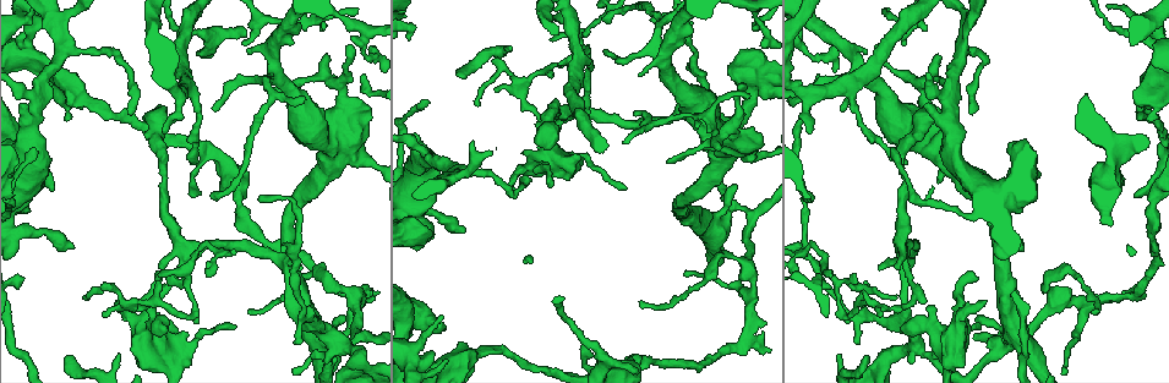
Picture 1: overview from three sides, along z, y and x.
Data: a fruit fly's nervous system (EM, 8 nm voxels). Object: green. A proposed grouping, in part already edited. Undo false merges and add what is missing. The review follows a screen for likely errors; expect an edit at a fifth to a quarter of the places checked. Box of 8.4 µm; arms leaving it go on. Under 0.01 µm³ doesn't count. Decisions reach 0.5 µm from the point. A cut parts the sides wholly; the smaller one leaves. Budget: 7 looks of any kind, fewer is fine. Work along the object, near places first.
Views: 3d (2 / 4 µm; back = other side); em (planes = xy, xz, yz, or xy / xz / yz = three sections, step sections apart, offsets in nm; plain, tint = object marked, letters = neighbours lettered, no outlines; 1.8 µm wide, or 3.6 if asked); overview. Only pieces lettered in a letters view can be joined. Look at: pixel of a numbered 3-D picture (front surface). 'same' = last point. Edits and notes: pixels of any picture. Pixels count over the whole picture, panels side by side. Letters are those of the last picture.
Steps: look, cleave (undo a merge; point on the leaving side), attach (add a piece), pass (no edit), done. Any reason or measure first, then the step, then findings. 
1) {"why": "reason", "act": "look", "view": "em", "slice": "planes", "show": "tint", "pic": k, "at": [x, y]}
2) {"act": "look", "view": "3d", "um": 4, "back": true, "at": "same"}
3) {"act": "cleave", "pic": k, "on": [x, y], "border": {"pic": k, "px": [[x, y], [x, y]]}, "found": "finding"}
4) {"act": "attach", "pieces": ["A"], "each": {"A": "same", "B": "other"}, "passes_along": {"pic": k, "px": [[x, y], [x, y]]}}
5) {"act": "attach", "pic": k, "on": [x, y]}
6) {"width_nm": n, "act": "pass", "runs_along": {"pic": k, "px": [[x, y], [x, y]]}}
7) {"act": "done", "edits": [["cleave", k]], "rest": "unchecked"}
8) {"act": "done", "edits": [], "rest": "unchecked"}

{"act": "look", "view": "3d", "um": 4, "back": true, "pic": 1, "at": [927, 135]}

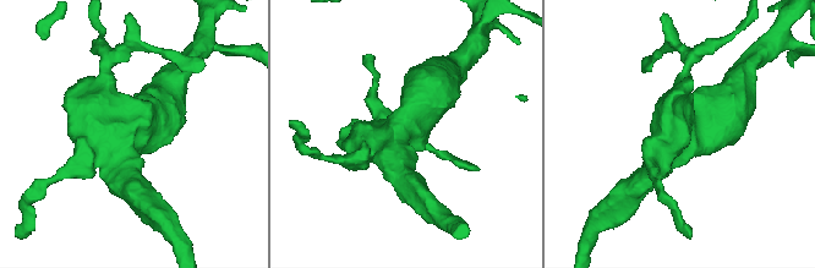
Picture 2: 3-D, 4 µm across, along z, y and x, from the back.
{"why": "need the tissue", "act": "look", "view": "em", "slice": "xy", "step": 16, "show": "tint", "pic": 2, "at": [132, 127]}

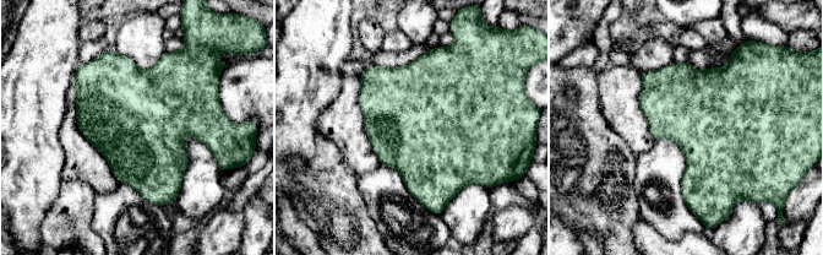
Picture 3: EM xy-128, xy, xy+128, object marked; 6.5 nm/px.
{"why": "what lies round it", "act": "look", "view": "em", "slice": "xy", "step": 16, "show": "letters", "at": "same"}

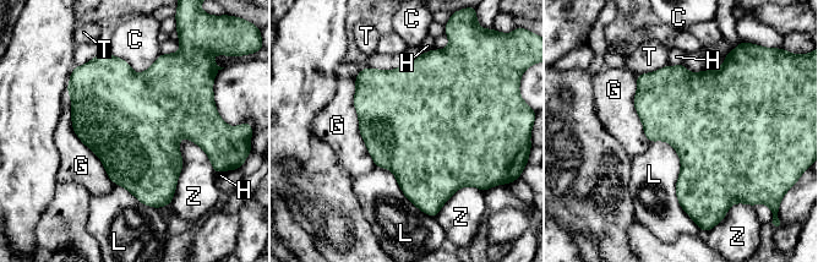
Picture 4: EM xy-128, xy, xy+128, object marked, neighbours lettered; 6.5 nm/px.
{"width_nm": 420, "longest_contact_nm": ["G", 700], "act": "pass", "each": {"C": "other", "G": "other", "H": "other", "L": "other", "T": "other", "Z": "other"}, "found": "one cell here"}

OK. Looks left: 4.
{"act": "look", "view": "em", "slice": "yz", "step": 4, "show": "letters", "pic": 1, "at": [1001, 349]}

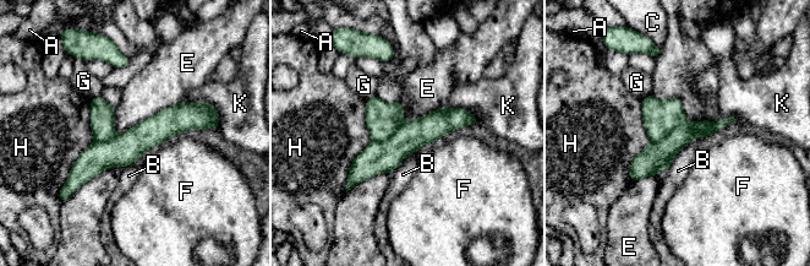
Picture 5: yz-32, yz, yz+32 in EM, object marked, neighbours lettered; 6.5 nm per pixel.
{"act": "look", "view": "em", "slice": "planes", "show": "letters", "at": "same"}

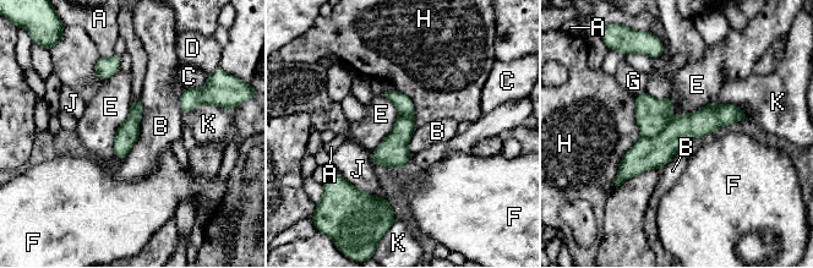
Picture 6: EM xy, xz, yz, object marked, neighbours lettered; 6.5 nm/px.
{"width_nm": 150, "act": "cleave", "pic": 6, "on": [651, 115], "each": {"A": "other", "B": "other", "C": "other", "D": "other", "E": "other", "F": "other", "G": "other", "H": "other", "J": "other", "K": "other"}, "border": {"pic": 6, "px": [[669, 121], [654, 136], [643, 137]]}, "found": "two cells meet here"}

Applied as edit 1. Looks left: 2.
{"why": "a fork", "act": "look", "view": "em", "slice": "planes", "show": "plain", "pic": 1, "at": [128, 307]}

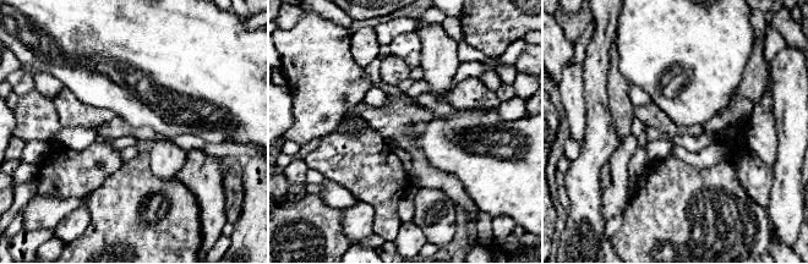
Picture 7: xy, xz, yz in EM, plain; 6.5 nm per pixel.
{"act": "look", "view": "em", "slice": "planes", "show": "letters", "at": "same"}

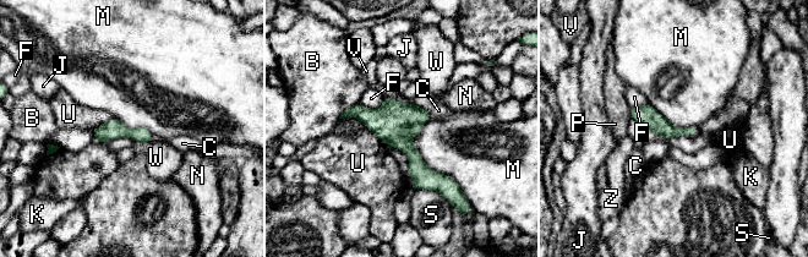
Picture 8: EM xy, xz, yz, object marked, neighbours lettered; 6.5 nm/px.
{"act": "pass", "each": {"B": "other", "C": "other", "F": "other", "J": "other", "K": "other", "M": "other", "N": "other", "P": "other", "S": "other", "U": "other", "V": "other", "W": "other", "Z": "other"}, "border": {"pic": 8, "px": [[431, 116], [410, 143], [460, 190]]}, "found": "continuous, no second cell"}

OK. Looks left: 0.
{"act": "done", "edits": [["cleave", 6]], "rest": "unchecked"}

